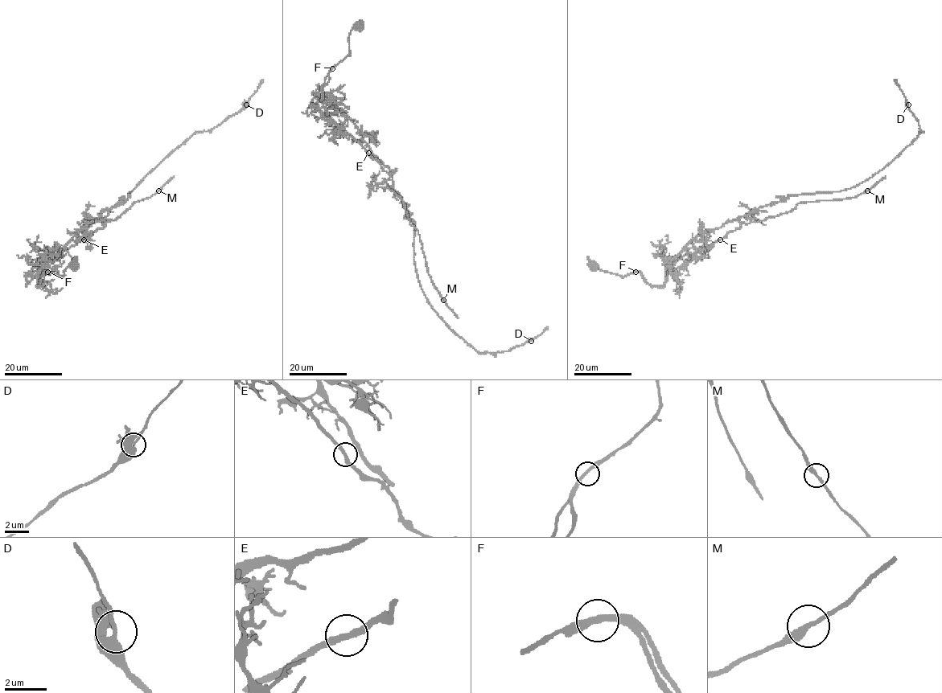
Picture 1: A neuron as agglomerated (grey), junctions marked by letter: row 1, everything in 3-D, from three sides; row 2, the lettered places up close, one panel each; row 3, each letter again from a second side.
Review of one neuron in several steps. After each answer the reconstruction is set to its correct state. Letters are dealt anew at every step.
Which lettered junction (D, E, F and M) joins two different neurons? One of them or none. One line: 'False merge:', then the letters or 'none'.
False merge: F

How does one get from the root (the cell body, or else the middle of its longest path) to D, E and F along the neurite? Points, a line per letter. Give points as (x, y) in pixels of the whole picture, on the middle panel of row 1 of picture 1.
D: (359, 26), (322, 95), (389, 169), (414, 224), (414, 264), (426, 300), (479, 352), (531, 341)
E: (359, 26), (350, 32), (348, 53), (328, 73), (320, 100), (344, 117), (343, 129), (368, 153)
F: (359, 26), (359, 22), (350, 32), (348, 53), (332, 67)

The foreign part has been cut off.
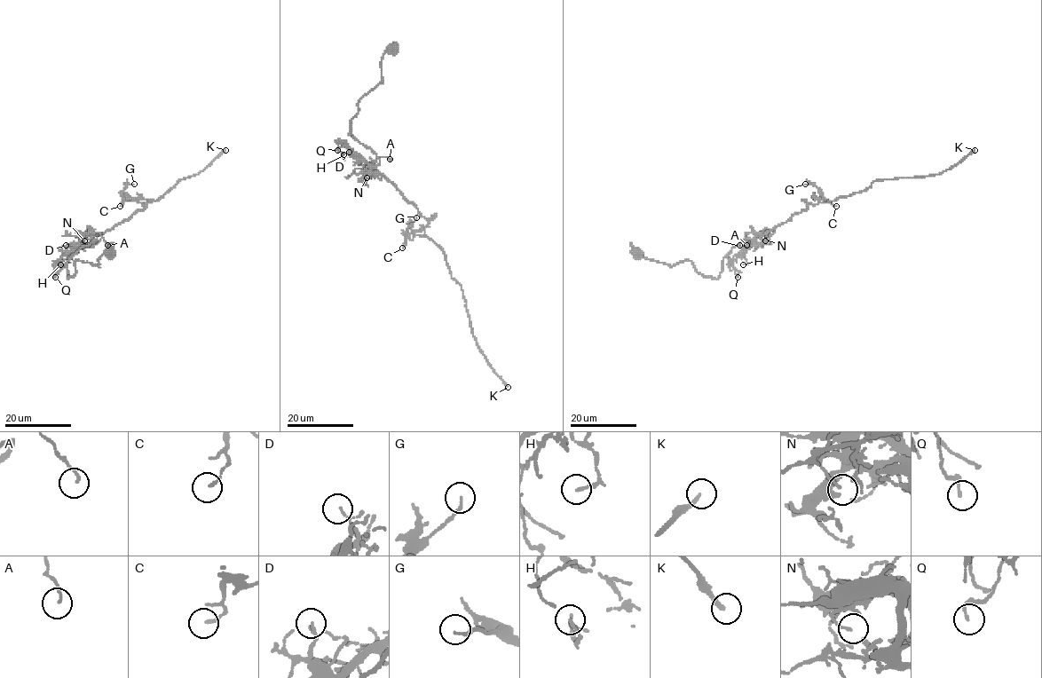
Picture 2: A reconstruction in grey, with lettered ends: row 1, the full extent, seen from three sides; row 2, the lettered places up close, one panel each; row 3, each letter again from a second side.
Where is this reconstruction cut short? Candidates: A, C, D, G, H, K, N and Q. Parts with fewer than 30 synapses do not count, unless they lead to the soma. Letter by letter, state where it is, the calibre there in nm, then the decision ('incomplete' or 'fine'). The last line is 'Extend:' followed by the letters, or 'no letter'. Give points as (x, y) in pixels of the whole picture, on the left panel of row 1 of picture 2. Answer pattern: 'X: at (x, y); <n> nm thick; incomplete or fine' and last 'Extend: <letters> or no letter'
A: at (107, 245); 120 nm thick; fine
C: at (120, 206); 130 nm thick; fine
D: at (66, 245); 70 nm thick; fine
G: at (134, 184); 130 nm thick; fine
H: at (60, 264); 140 nm thick; fine
K: at (225, 150); 180 nm thick; incomplete
N: at (84, 240); 80 nm thick; fine
Q: at (55, 277); 160 nm thick; fine
Extend: K

